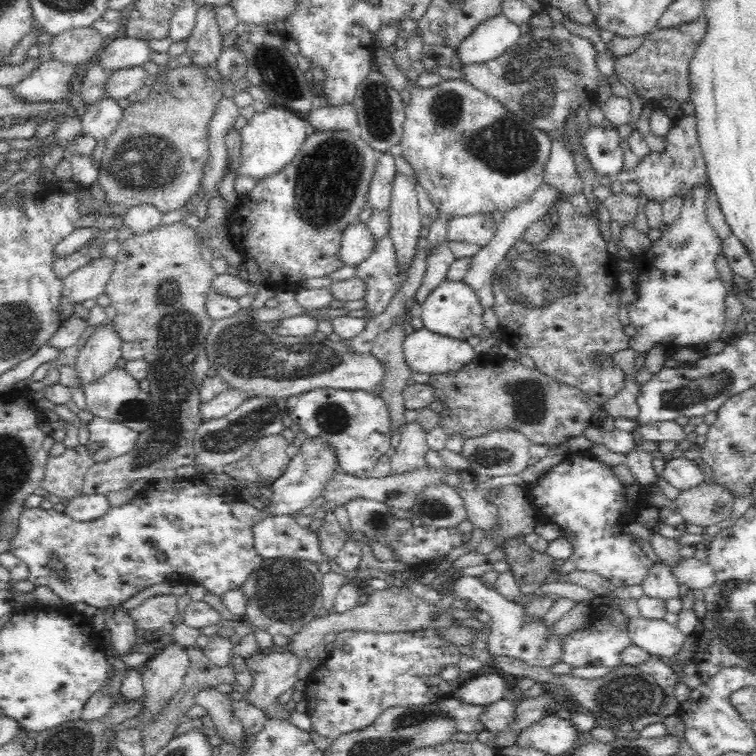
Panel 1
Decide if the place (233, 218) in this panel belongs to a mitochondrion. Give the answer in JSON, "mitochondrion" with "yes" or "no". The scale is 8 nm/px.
{"mitochondrion":"no"}

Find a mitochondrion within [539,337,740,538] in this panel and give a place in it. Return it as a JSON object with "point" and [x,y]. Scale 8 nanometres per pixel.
{"point":[715,384]}

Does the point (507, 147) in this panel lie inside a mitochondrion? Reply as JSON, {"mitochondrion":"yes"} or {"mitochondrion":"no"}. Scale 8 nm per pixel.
{"mitochondrion":"yes"}

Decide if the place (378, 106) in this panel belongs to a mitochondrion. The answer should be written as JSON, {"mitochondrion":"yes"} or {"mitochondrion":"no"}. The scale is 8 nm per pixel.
{"mitochondrion":"yes"}

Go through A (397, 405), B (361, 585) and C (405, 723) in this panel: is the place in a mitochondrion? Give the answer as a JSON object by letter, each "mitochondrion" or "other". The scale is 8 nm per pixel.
{"A":"other","B":"other","C":"mitochondrion"}

